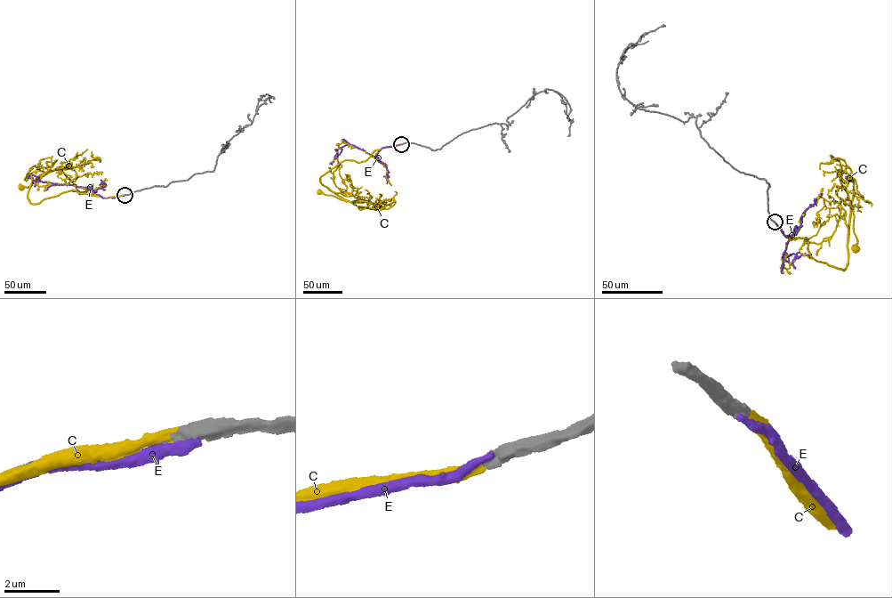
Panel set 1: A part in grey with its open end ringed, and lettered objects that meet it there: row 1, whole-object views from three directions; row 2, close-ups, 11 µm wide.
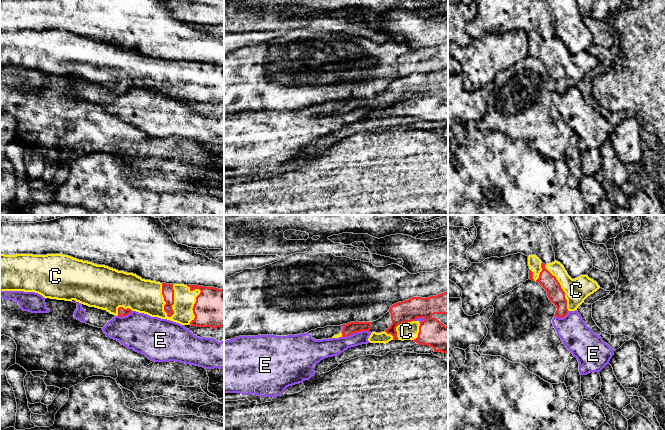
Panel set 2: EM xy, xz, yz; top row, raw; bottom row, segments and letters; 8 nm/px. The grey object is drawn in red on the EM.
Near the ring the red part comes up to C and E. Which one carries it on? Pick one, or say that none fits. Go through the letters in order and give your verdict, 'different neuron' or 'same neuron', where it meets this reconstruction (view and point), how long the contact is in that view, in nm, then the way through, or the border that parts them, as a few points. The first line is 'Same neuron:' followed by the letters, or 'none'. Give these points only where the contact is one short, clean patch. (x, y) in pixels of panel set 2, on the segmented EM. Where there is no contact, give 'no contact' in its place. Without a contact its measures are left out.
Same neuron: C
C: same neuron; contact xy (164, 300); length 280 nm
E: different neuron; contact xz (355, 332); length 220 nm

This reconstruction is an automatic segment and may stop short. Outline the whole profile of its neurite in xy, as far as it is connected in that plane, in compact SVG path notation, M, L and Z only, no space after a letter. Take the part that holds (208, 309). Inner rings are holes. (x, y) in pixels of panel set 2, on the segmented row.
M0 254L0 291L35 292L44 298L75 300L120 317L136 311L181 325L224 327L224 289L145 280L133 273L62 254Z

